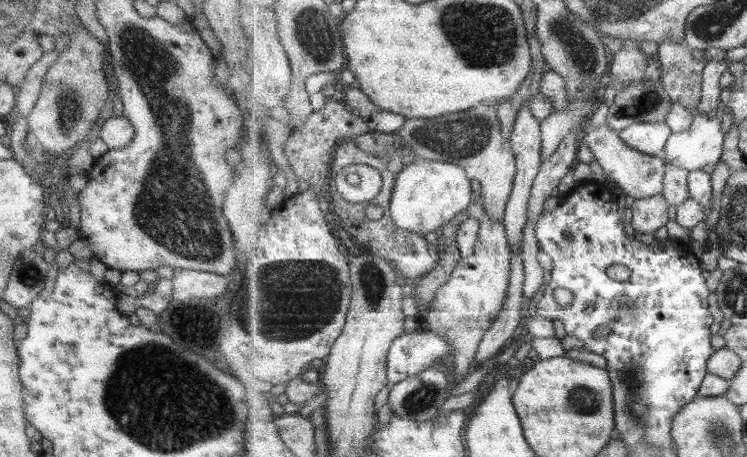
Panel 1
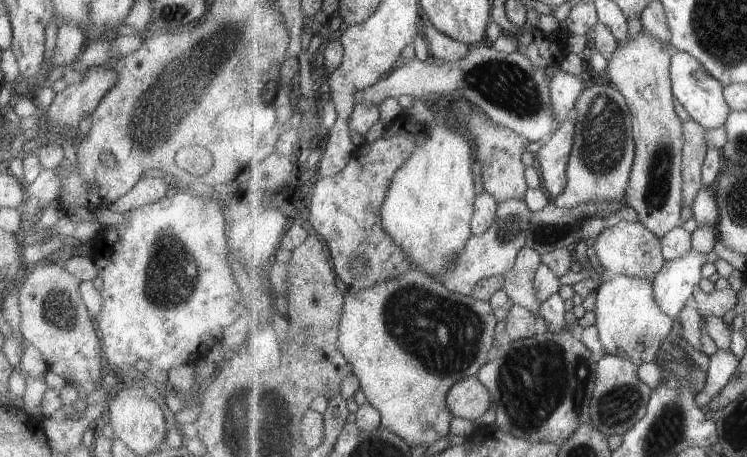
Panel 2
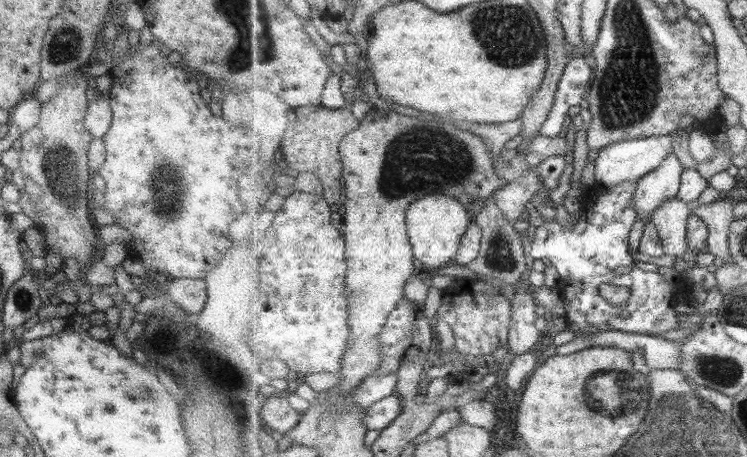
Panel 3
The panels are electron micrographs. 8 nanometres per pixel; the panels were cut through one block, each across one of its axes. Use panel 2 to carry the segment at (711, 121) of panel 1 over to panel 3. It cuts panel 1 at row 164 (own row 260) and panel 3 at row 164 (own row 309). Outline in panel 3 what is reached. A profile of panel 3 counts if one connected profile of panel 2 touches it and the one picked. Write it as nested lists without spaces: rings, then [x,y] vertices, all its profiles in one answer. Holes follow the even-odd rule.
[[[673,153],[653,173],[638,181],[633,201],[644,224],[652,222],[652,214],[667,200],[678,196],[685,170],[681,160]]]

